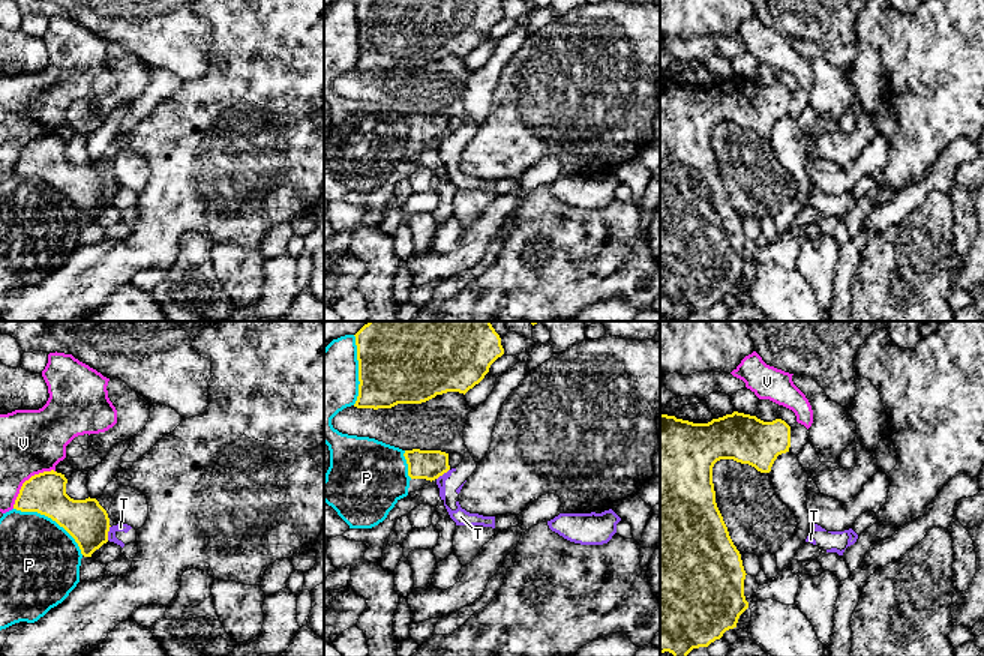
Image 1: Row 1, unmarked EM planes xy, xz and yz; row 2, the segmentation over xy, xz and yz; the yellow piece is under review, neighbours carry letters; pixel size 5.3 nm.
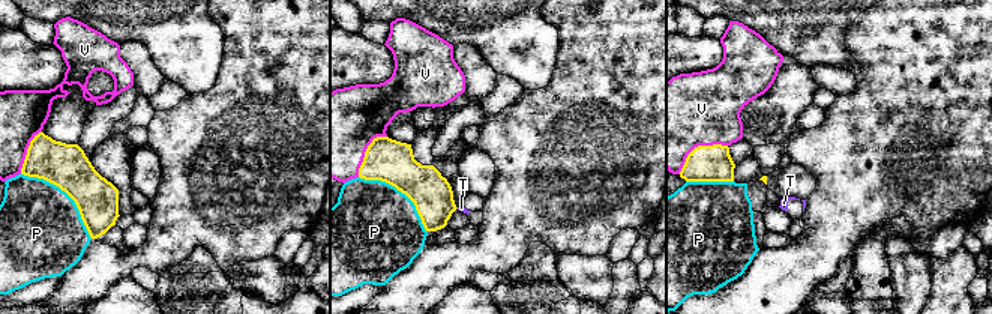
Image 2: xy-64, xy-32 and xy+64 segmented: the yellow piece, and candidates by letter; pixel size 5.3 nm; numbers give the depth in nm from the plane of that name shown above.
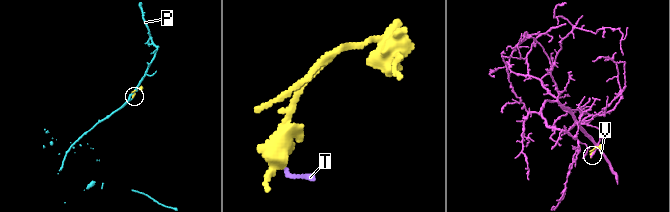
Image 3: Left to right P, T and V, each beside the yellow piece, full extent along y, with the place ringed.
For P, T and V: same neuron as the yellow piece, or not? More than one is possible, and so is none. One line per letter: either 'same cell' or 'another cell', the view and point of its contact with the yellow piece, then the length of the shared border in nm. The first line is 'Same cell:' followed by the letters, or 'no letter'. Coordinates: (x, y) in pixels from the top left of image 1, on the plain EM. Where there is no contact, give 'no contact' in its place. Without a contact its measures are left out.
Same cell: no letter
P: another cell; meets yellow in xy at (51, 182); contact 460 nm long
T: another cell; meets yellow in xy at (107, 197); contact 80 nm long
V: another cell; meets yellow in xy at (26, 144); contact 300 nm long

